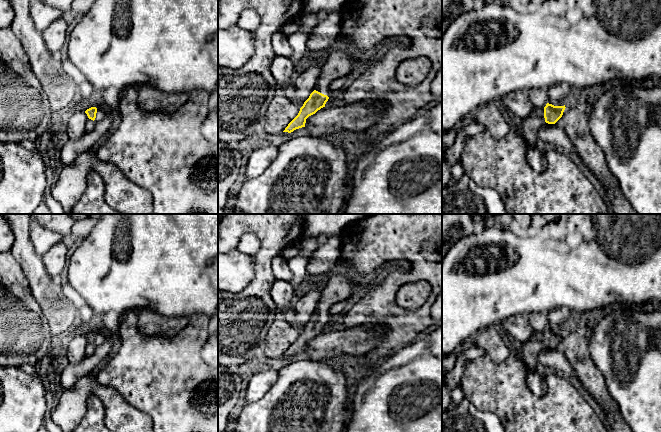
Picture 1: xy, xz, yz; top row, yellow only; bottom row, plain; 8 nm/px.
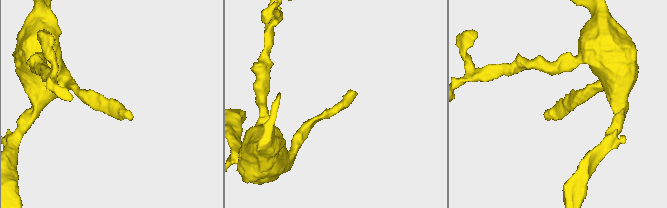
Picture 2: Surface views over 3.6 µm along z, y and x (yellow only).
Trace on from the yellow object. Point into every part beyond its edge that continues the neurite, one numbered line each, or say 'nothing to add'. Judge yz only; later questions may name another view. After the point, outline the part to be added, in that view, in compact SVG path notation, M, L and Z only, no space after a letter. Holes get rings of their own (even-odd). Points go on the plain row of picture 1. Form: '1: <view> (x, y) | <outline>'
1: yz (529, 350) | M535 332L526 342L520 343L520 355L528 369L527 385L536 397L545 396L548 390L538 365L538 355L544 347L544 332Z

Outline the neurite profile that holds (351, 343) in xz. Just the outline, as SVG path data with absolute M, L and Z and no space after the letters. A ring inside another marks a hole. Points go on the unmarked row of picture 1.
M362 325L339 332L323 331L306 343L305 352L313 361L334 357L356 359L372 350L384 336L380 325Z

